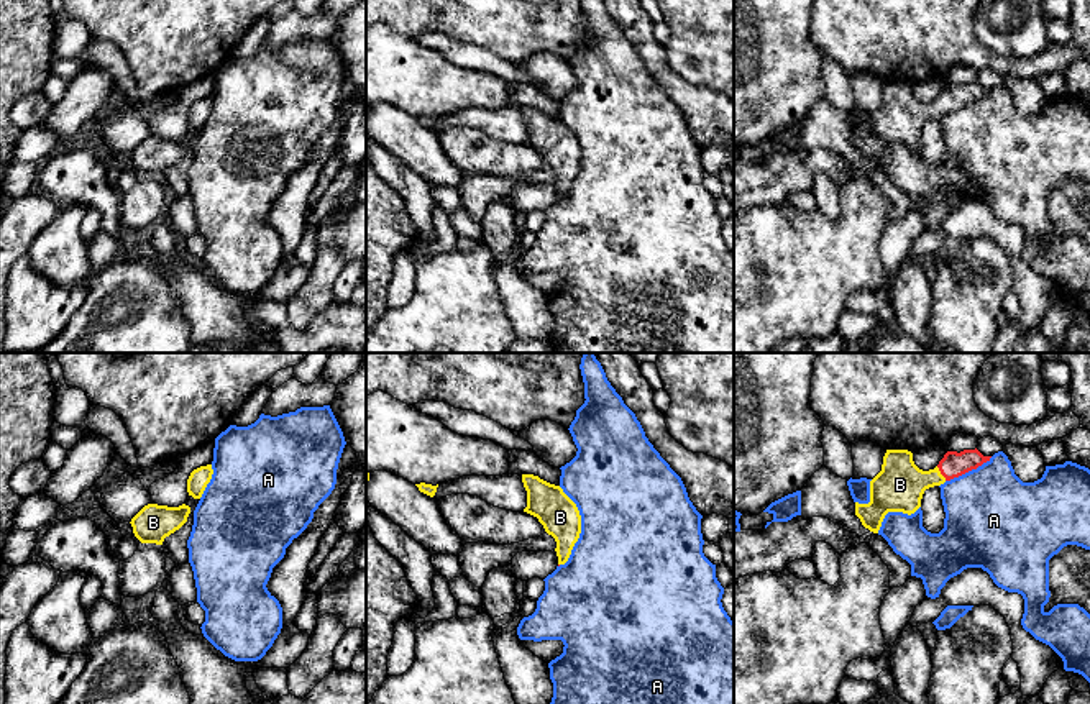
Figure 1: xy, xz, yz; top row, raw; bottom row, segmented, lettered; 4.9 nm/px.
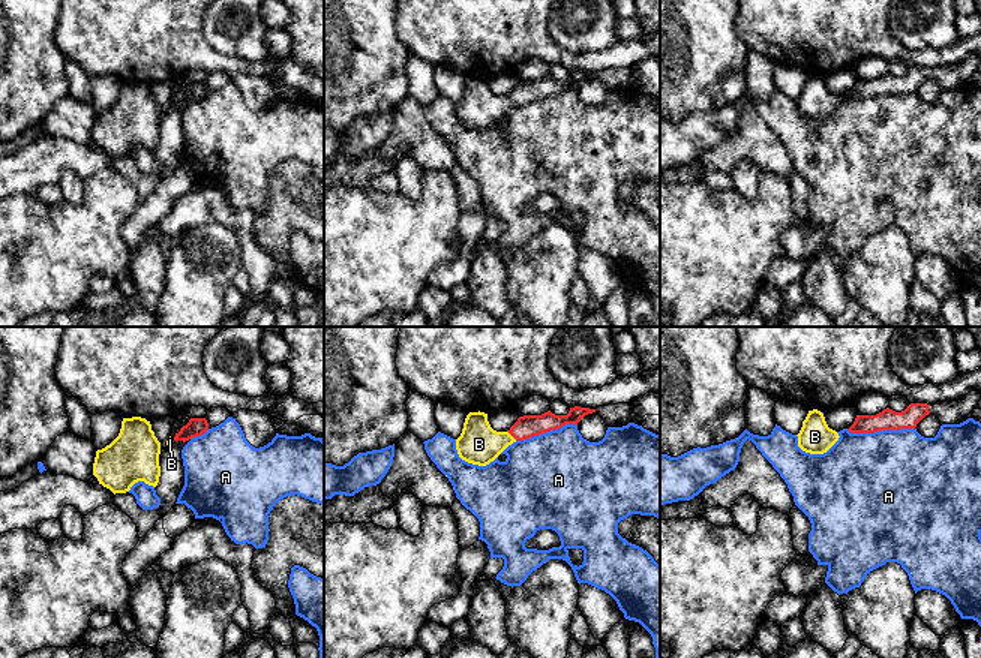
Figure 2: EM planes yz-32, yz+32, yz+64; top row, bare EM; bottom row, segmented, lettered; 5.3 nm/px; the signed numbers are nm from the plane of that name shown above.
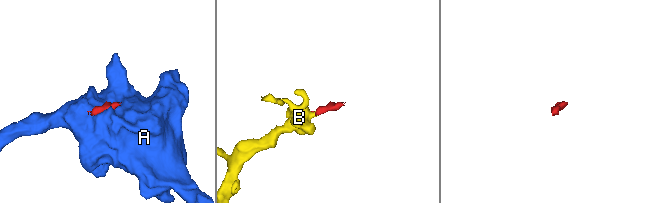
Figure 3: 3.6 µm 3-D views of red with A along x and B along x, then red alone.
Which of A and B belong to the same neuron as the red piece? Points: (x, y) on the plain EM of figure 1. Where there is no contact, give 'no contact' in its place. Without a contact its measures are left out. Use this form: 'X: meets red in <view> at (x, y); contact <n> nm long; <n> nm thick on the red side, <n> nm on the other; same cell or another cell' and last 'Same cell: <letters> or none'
A: meets red in yz at (969, 102); contact 260 nm long; 120 nm thick on the red side, 440 nm on the other; another cell
B: meets red in yz at (941, 105); contact 90 nm long; 120 nm thick on the red side, 240 nm on the other; same cell
Same cell: B

